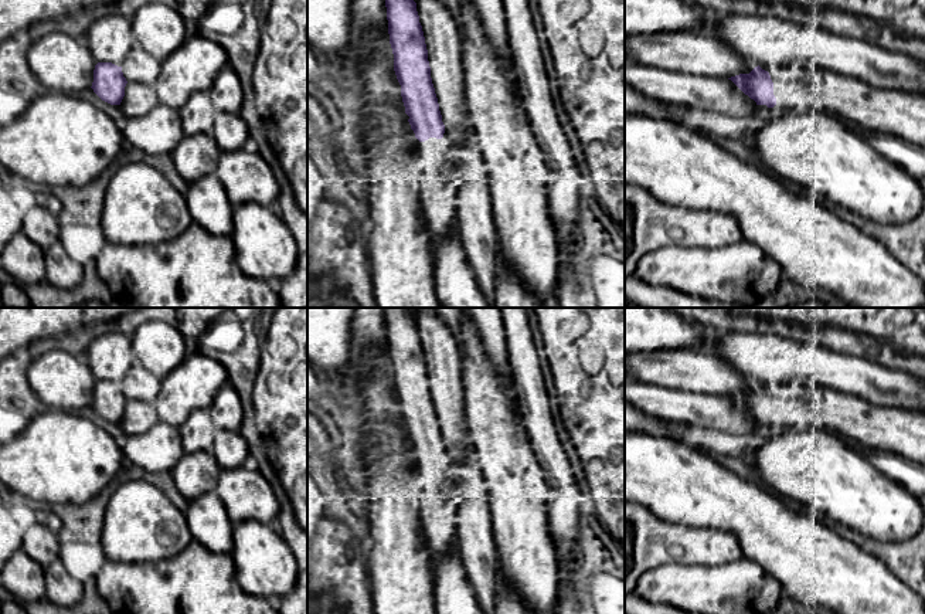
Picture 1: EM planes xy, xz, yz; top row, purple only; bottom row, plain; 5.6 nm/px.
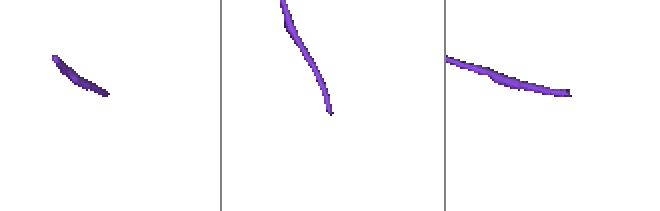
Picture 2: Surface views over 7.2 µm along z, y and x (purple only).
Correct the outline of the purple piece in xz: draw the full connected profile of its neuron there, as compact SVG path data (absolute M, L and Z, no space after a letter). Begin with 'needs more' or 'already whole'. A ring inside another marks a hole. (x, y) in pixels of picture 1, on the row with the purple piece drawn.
needs more | M385 0L388 34L394 71L398 79L398 94L402 99L402 111L409 116L409 174L416 183L422 214L432 242L446 237L456 227L456 196L462 184L475 174L482 174L489 184L489 170L483 152L477 142L475 147L467 140L456 145L449 136L439 111L438 98L431 78L428 50L416 3L414 0Z

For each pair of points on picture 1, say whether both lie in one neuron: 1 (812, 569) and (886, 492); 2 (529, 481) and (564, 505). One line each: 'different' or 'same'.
1: different
2: different

